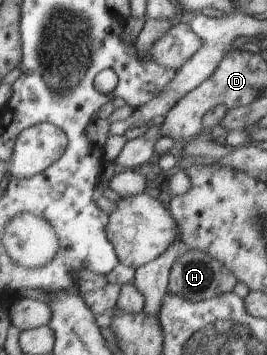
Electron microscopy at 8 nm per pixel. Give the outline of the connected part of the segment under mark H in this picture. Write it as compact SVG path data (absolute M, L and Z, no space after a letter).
M187 250L173 260L167 294L198 302L233 291L236 278L220 261L201 250Z

